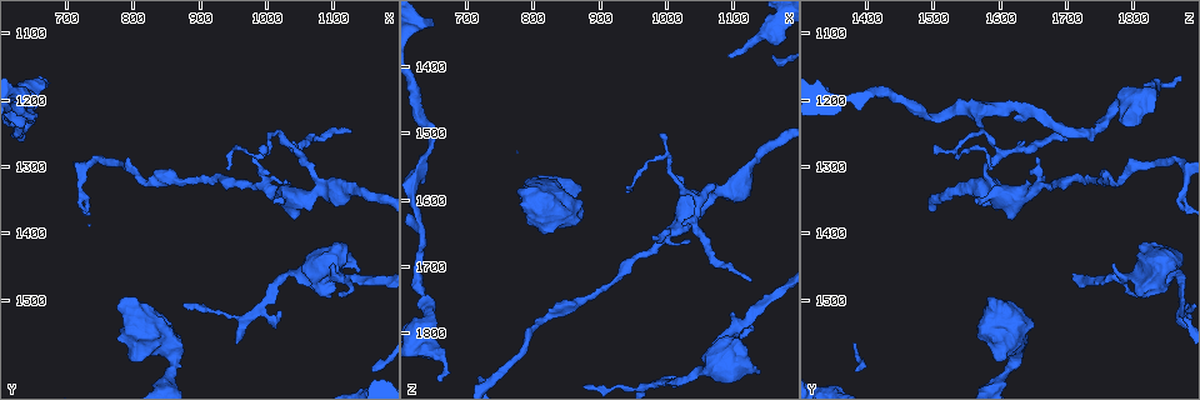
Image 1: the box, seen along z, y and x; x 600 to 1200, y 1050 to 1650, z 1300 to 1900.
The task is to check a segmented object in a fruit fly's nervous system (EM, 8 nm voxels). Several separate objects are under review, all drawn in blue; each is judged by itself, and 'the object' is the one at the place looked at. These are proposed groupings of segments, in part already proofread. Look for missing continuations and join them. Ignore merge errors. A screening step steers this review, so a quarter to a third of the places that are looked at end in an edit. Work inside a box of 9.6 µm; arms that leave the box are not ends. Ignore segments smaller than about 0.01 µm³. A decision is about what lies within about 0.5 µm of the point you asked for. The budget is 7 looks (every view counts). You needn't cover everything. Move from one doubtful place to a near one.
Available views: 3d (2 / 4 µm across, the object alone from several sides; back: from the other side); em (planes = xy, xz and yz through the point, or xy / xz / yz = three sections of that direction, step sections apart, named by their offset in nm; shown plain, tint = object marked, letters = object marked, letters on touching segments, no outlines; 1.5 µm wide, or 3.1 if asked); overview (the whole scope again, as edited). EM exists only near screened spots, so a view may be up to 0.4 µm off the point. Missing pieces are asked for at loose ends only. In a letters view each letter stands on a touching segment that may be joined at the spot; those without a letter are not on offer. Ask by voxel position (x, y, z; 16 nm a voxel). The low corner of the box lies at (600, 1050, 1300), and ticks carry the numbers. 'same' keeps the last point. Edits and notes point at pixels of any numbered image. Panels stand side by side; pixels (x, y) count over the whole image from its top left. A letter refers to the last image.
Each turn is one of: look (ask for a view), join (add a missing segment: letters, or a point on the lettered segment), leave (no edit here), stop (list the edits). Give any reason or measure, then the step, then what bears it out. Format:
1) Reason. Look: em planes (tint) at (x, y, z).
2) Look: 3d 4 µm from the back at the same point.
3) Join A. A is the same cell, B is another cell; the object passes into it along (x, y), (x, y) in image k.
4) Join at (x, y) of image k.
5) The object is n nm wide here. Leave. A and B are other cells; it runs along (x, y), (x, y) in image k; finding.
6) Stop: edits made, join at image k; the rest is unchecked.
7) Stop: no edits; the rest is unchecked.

Free end. Look: 3d 2 µm from the back at (1100, 1475, 1810).

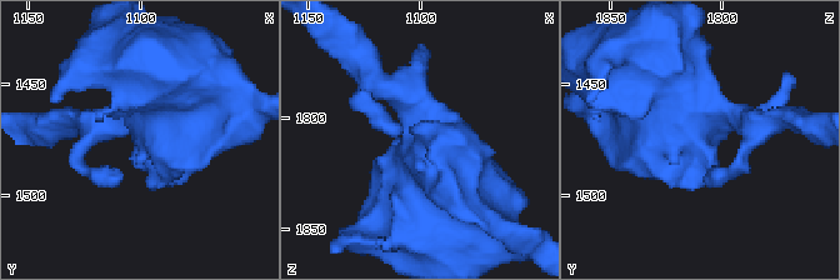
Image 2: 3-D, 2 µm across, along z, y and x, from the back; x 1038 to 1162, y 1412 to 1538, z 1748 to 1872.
Need the tissue. Look: em yz step 8 (letters) at (1103, 1480, 1806).

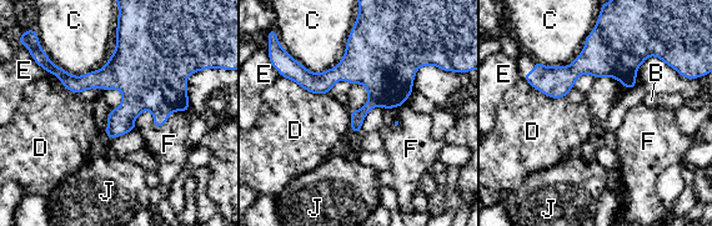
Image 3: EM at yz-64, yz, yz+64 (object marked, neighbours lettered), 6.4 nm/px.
Cut it another way. Look: em planes (letters) at the same point.

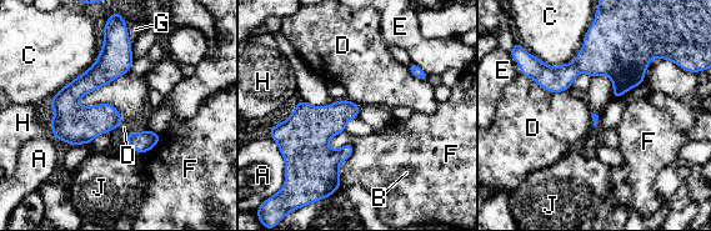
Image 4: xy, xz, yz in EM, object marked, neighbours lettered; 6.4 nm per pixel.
Leave. A, B, C, D, E, F, G, H and J are other cells; it runs along (111, 36), (60, 136) in image 4; no lettered segment goes on from it.

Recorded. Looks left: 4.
Branch stops here. Look: em planes (letters) at (1125, 1250, 1720).

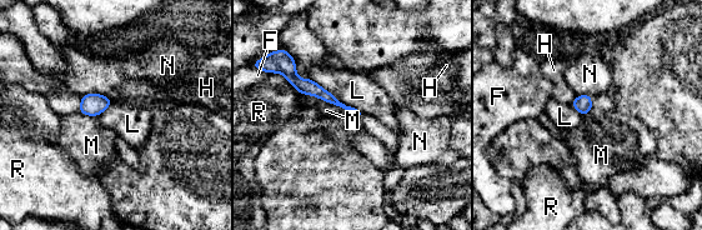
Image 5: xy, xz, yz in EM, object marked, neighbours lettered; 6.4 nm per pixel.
Leave. F, H, L, M, N and R are other cells; a border runs along (301, 93), (315, 95), (356, 115) in image 5; no lettered segment goes on from it.

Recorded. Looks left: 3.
Branch stops here. Look: em planes (letters) at (940, 1305, 1590).

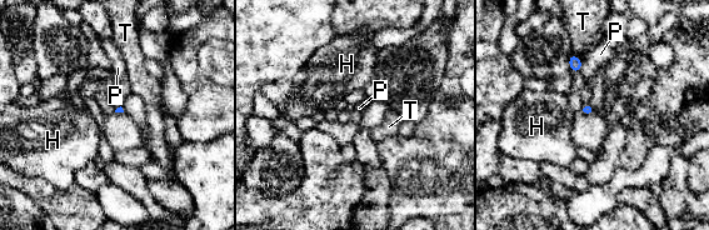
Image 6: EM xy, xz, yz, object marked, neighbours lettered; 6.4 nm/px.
Leave. H, P and T are other cells; a border runs along (582, 60), (579, 71) in image 6; no lettered segment goes on from it.

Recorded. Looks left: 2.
Stop: no edits; the rest is unchecked.

